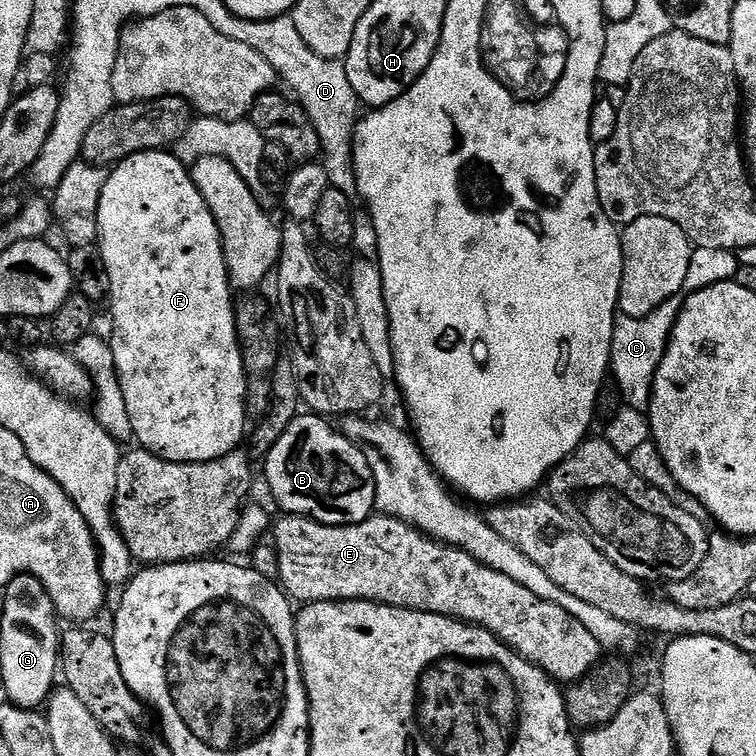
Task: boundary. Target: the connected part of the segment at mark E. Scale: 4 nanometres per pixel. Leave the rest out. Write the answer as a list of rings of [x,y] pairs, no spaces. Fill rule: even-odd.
[[[286,514],[282,518],[274,524],[276,564],[280,567],[278,580],[293,601],[317,604],[319,600],[372,600],[375,604],[450,616],[493,632],[520,657],[529,660],[535,668],[541,668],[557,682],[581,680],[602,659],[598,638],[594,638],[594,634],[590,634],[578,618],[554,606],[554,602],[538,598],[538,594],[530,594],[530,590],[526,590],[526,586],[518,586],[514,578],[506,578],[506,574],[498,574],[498,570],[485,568],[462,549],[441,544],[398,518],[373,514],[357,524],[342,526],[319,524],[309,516]]]

